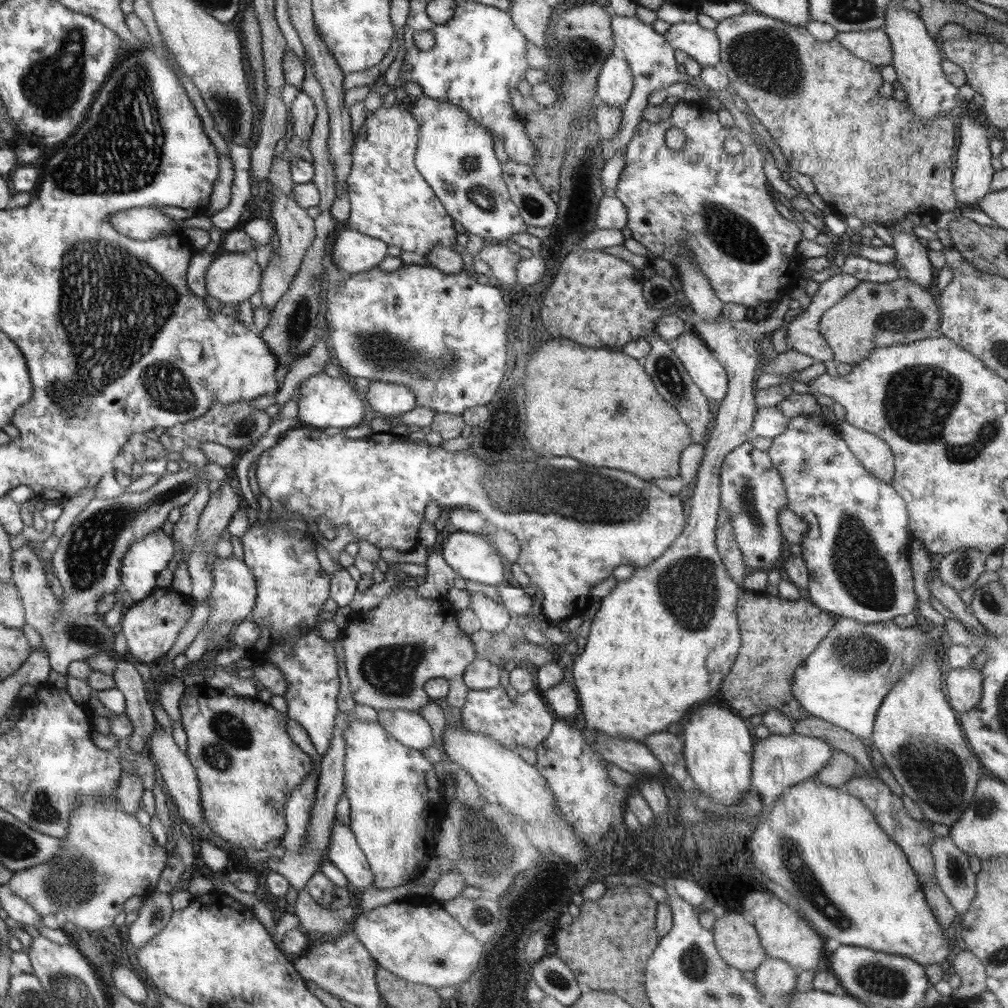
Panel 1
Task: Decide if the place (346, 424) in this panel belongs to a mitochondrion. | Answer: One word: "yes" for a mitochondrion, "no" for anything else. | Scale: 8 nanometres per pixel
no

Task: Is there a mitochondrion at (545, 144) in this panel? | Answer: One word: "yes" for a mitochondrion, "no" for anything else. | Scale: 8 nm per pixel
no

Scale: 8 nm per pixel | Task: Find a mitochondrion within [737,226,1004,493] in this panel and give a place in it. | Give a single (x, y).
(918, 399)

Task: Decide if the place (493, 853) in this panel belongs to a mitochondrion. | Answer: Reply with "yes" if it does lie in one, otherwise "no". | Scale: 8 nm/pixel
yes

